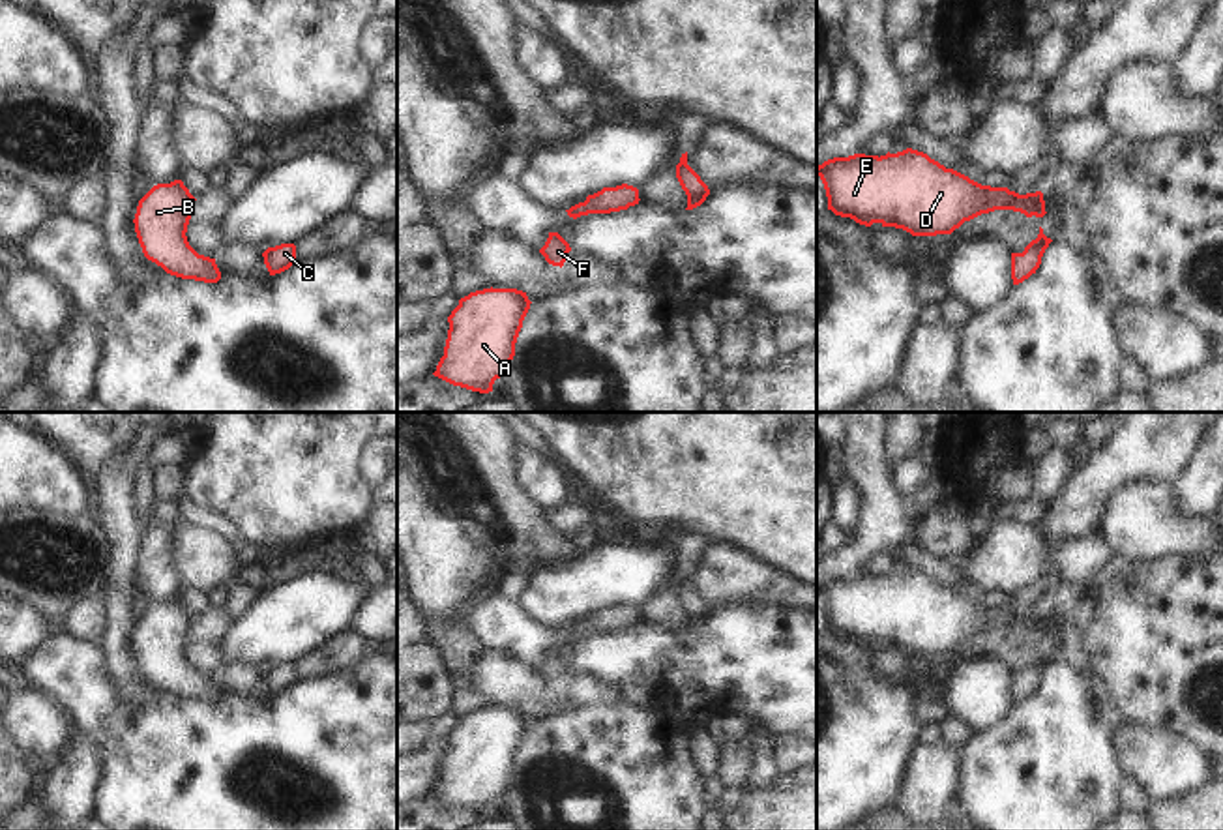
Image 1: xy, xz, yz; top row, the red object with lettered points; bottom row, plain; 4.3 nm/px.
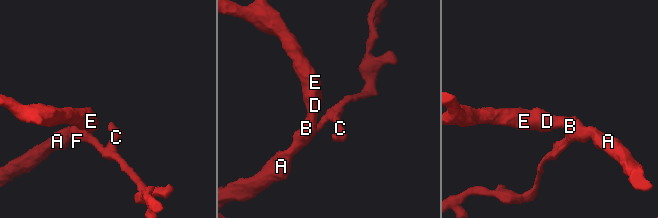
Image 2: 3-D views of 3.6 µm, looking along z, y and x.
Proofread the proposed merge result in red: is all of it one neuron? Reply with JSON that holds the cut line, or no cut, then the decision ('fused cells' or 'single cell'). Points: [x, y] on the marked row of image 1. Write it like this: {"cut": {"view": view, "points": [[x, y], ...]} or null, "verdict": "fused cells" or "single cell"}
{"cut": null, "verdict": "single cell"}

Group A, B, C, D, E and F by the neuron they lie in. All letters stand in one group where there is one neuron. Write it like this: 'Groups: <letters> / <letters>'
Groups: A B C D E F

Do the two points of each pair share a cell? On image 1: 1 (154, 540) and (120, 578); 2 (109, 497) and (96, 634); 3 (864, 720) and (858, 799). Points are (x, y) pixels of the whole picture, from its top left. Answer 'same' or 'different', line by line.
1: different
2: different
3: same

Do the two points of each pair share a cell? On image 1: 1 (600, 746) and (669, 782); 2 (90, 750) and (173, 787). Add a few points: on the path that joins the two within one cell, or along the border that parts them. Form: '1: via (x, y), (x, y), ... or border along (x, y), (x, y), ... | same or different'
1: via (617, 763), (635, 782), (652, 782) | same
2: border along (79, 729), (105, 754), (96, 800) | different

